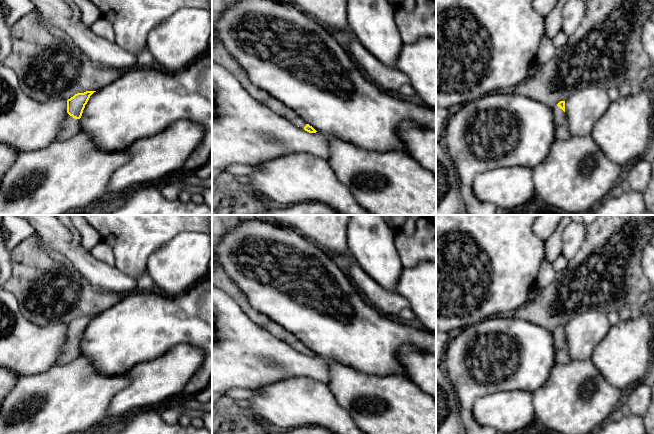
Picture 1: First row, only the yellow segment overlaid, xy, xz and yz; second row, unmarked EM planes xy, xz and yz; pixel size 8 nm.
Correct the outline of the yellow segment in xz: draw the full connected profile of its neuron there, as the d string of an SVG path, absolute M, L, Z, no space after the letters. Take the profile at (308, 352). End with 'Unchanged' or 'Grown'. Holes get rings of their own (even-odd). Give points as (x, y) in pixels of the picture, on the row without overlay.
M273 323L272 326L266 327L265 329L276 338L288 343L293 349L299 350L309 357L317 356L312 350L303 345L301 341L299 341L293 334L284 329L279 324Z. Grown

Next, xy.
M96 315L77 317L67 324L67 338L57 364L66 364L80 356L80 342L90 320Z. Grown

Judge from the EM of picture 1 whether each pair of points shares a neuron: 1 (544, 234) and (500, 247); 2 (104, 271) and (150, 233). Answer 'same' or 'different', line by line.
1: different
2: different

